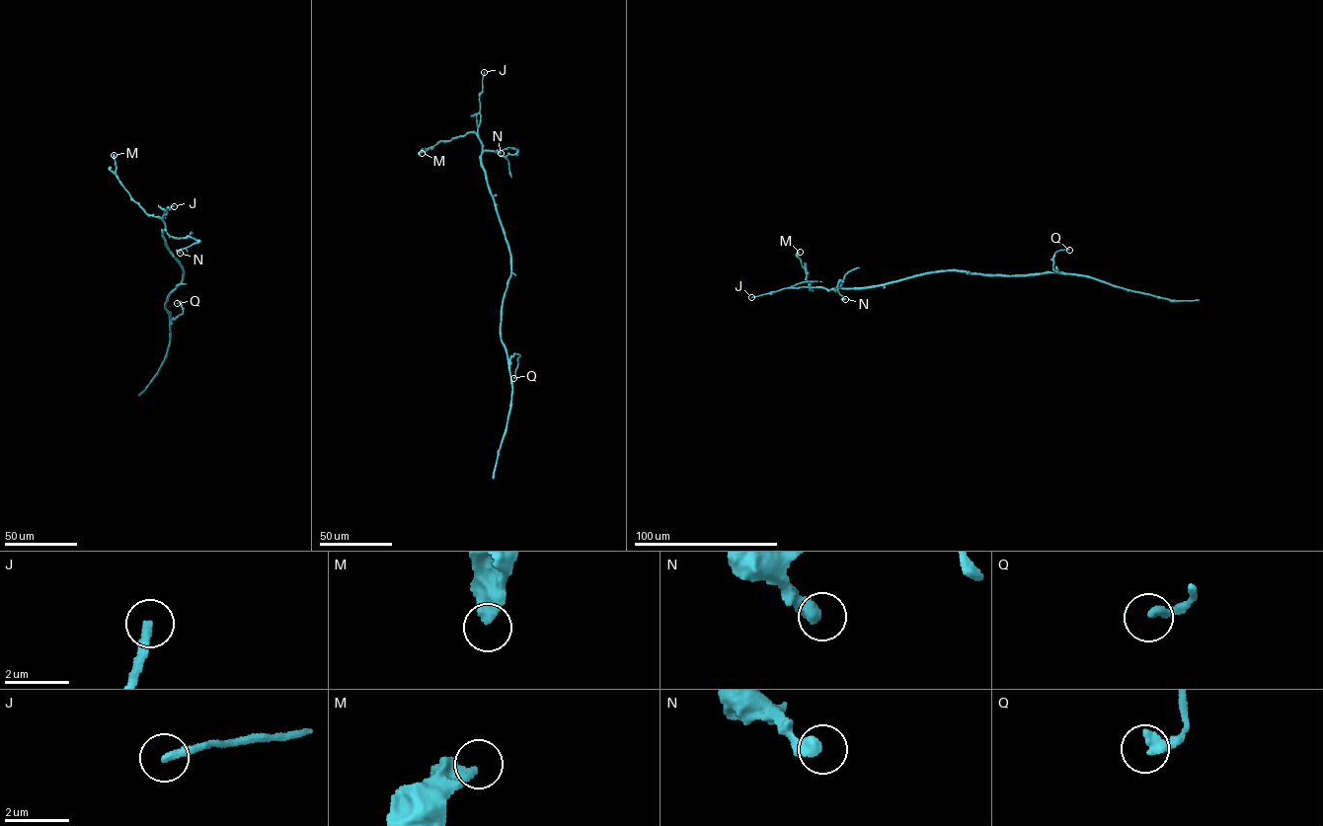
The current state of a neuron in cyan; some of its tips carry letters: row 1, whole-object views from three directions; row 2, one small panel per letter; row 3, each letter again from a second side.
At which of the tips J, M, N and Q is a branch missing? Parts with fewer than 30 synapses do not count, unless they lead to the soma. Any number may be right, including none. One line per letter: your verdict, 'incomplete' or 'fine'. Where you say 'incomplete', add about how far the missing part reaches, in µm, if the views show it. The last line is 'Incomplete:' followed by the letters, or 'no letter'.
J: incomplete; about 60 µm are missing
M: fine
N: fine
Q: fine
Incomplete: J

